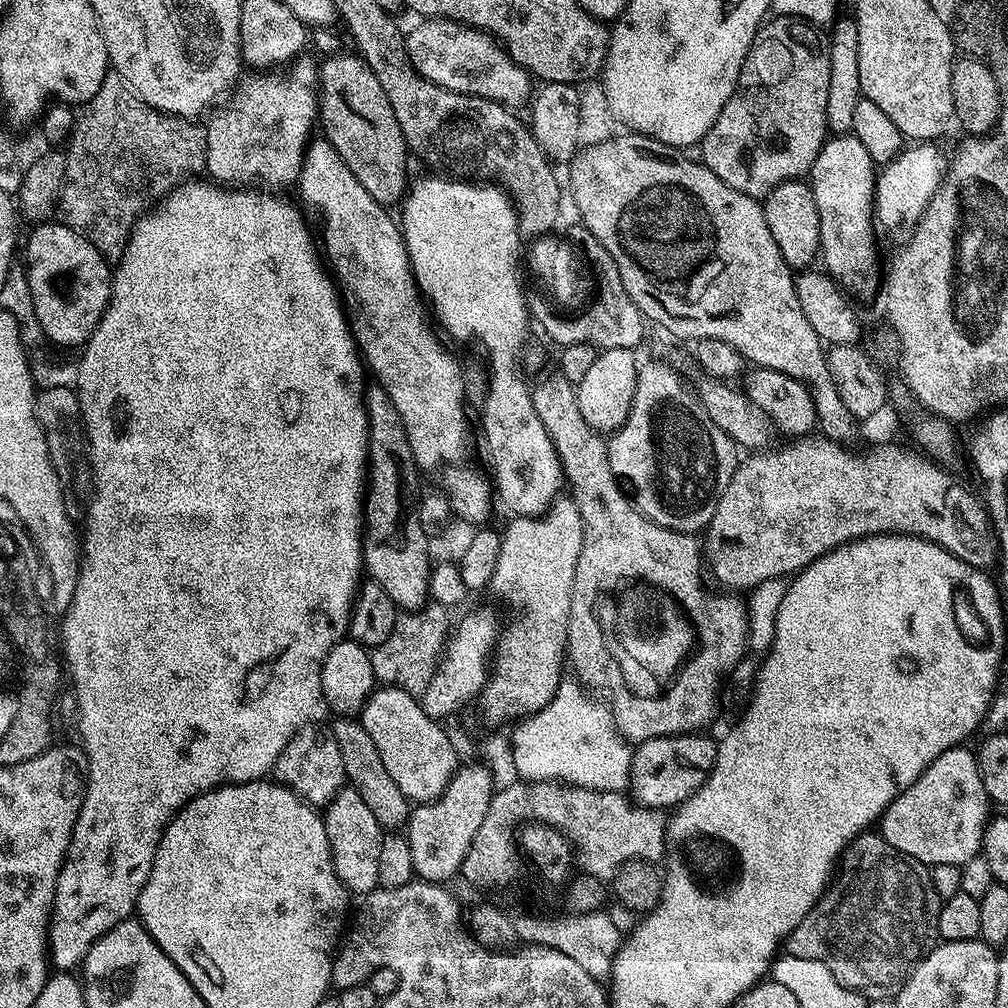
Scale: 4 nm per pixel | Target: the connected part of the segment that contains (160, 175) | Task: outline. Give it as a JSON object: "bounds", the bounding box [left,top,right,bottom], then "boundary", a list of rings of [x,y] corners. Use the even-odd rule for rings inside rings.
{"bounds":[58,70,207,262],"boundary":[[[110,70],[104,75],[102,86],[98,86],[98,94],[94,94],[94,98],[90,98],[88,103],[83,105],[82,111],[77,115],[75,124],[72,125],[72,135],[66,141],[66,178],[64,179],[64,189],[60,195],[60,206],[58,209],[59,223],[64,224],[70,230],[74,230],[78,234],[82,234],[82,238],[86,238],[92,245],[104,255],[105,260],[109,262],[118,262],[122,258],[124,248],[128,244],[128,237],[132,235],[132,227],[141,216],[149,211],[150,203],[159,202],[172,191],[177,188],[180,183],[187,181],[196,171],[205,167],[205,156],[207,154],[207,138],[205,129],[196,122],[189,122],[187,119],[178,116],[169,116],[166,112],[159,112],[157,108],[152,108],[146,101],[140,99],[135,92],[129,88],[128,83],[119,76],[119,74]]]}

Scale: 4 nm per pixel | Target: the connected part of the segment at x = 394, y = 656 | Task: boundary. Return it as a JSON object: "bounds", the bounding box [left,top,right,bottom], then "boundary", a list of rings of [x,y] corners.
{"bounds":[370,602,450,697],"boundary":[[[432,602],[419,612],[397,615],[394,634],[390,634],[384,644],[378,645],[370,652],[377,681],[390,688],[406,690],[406,694],[411,696],[421,697],[426,686],[430,686],[430,678],[434,678],[442,649],[450,636],[448,614],[450,612],[447,607],[440,607]]]}

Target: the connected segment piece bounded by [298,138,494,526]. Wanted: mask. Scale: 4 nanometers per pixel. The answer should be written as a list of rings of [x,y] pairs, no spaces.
[[[323,138],[313,139],[307,146],[298,181],[299,188],[301,198],[316,204],[317,210],[320,211],[320,220],[324,223],[322,252],[326,257],[327,267],[342,293],[343,303],[348,306],[356,303],[356,313],[351,313],[350,316],[350,327],[356,347],[367,371],[371,375],[372,372],[376,375],[373,376],[375,383],[386,390],[398,414],[402,414],[406,438],[410,438],[410,450],[416,459],[417,469],[421,473],[436,471],[435,483],[439,490],[448,496],[451,511],[457,517],[460,515],[466,523],[476,524],[472,526],[483,525],[487,521],[484,519],[492,512],[494,488],[487,475],[484,477],[478,469],[468,465],[469,409],[464,399],[462,367],[460,368],[459,362],[444,349],[445,341],[438,335],[433,321],[429,319],[430,312],[419,288],[416,287],[416,279],[412,273],[399,223],[388,213],[391,211],[377,202],[370,190],[366,190],[366,186],[358,182],[358,178],[354,178],[350,166],[342,162],[338,150],[334,150],[330,141]]]

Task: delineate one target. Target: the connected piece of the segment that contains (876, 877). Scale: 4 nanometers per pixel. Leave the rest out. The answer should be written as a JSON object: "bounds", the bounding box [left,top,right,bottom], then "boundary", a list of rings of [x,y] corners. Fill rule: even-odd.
{"bounds":[782,830,941,1001],"boundary":[[[869,830],[861,832],[845,848],[844,855],[840,857],[838,867],[835,869],[824,895],[813,906],[812,911],[806,914],[806,918],[802,918],[802,922],[798,922],[798,926],[794,926],[792,933],[783,941],[782,948],[787,955],[794,958],[810,958],[814,962],[822,962],[828,967],[830,974],[834,974],[834,978],[838,983],[844,984],[847,988],[851,988],[852,991],[860,993],[861,996],[869,1001],[884,1000],[887,996],[888,999],[895,998],[902,990],[902,986],[910,978],[913,970],[931,954],[933,948],[936,947],[940,940],[938,914],[940,913],[941,903],[941,898],[936,893],[934,882],[932,881],[929,865],[910,858],[910,854],[902,854],[902,850],[894,850],[894,846],[890,846],[890,842],[886,842],[879,831]]]}

